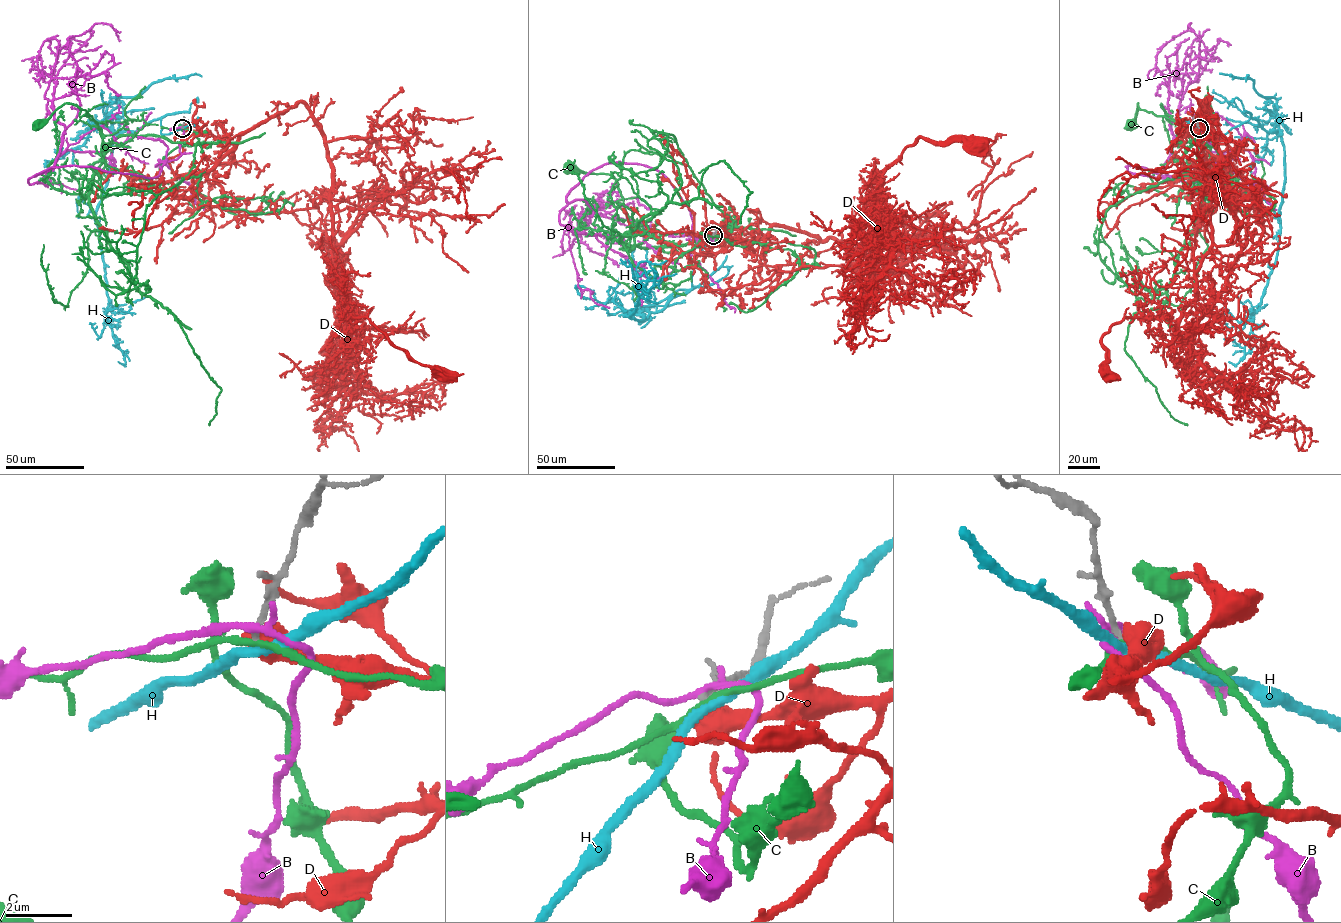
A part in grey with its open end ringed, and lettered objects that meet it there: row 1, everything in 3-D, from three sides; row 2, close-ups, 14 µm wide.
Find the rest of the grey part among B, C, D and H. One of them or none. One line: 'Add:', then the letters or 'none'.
Add: none

